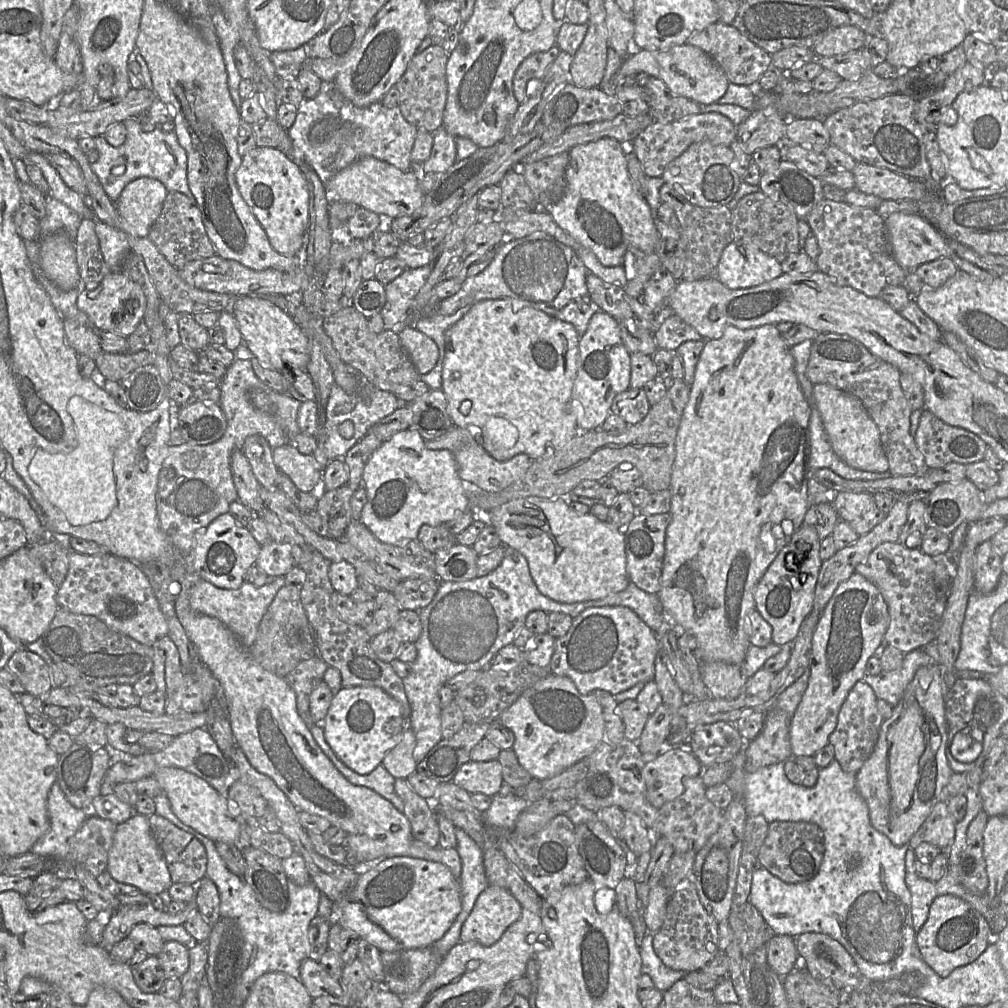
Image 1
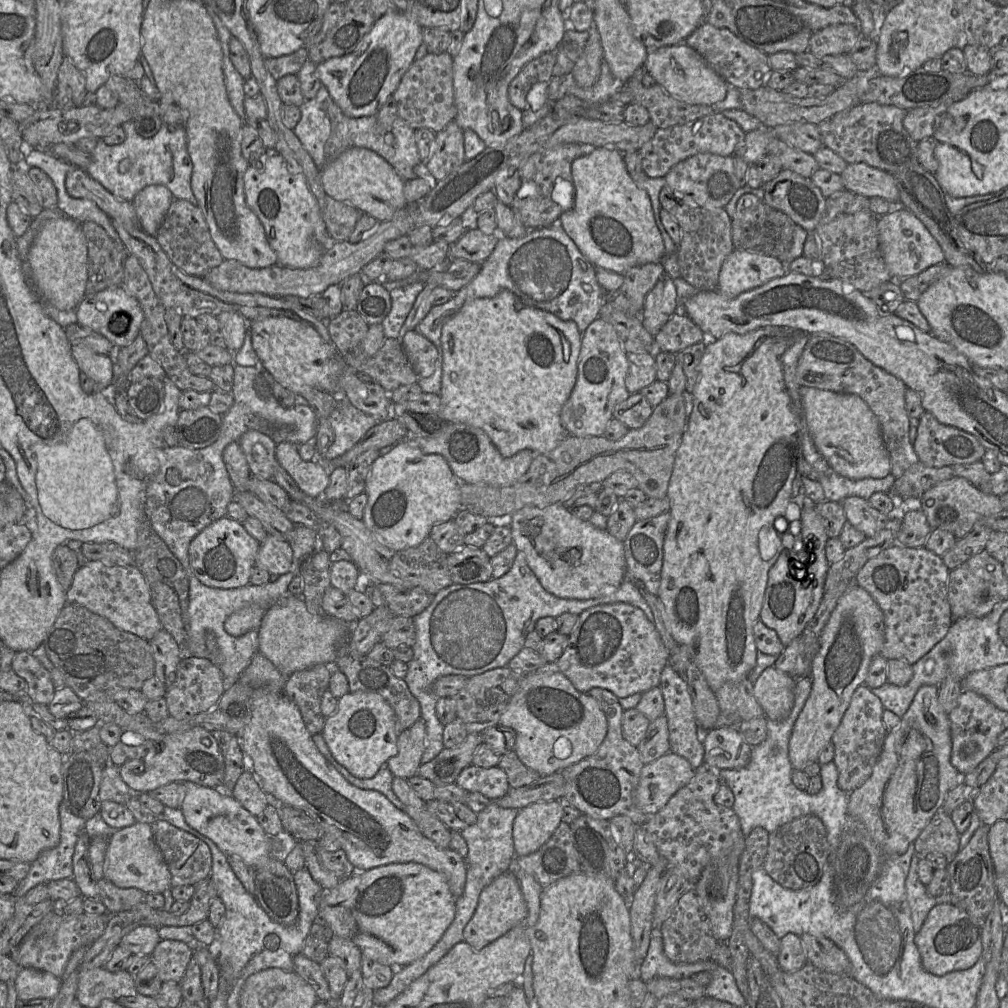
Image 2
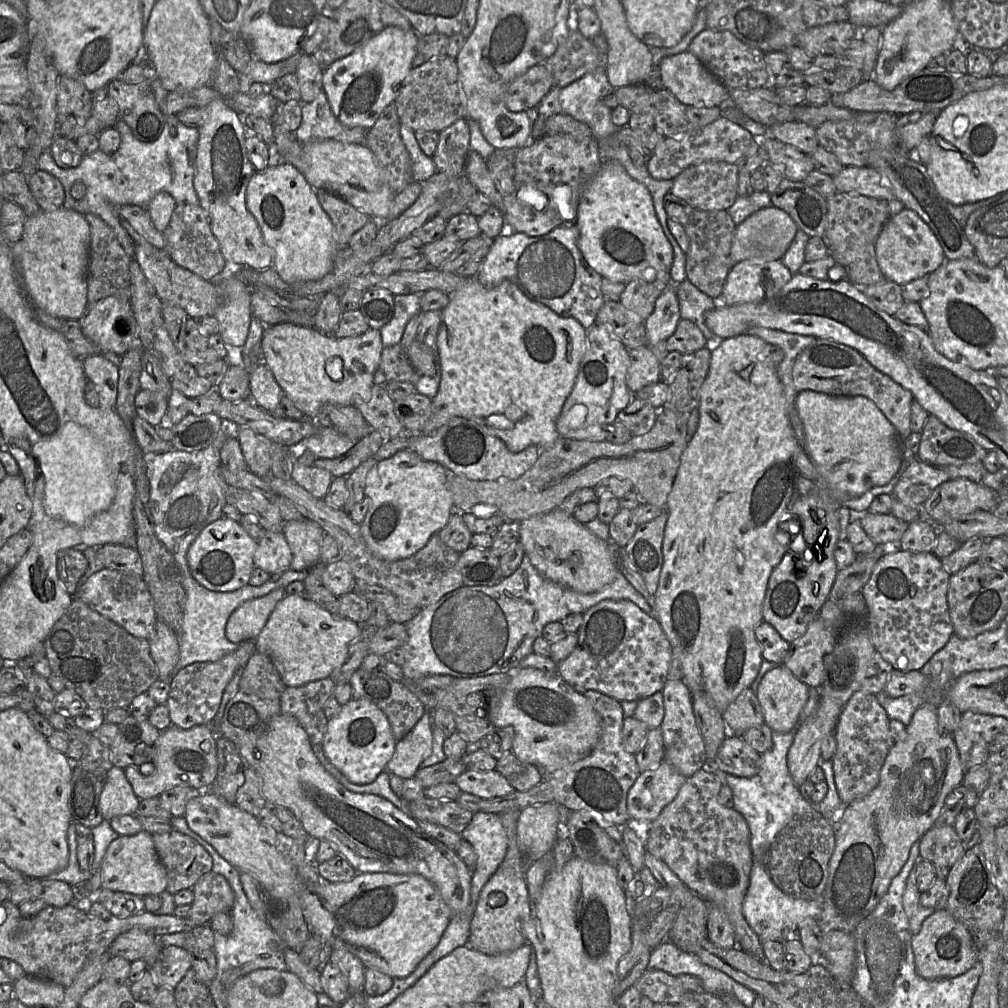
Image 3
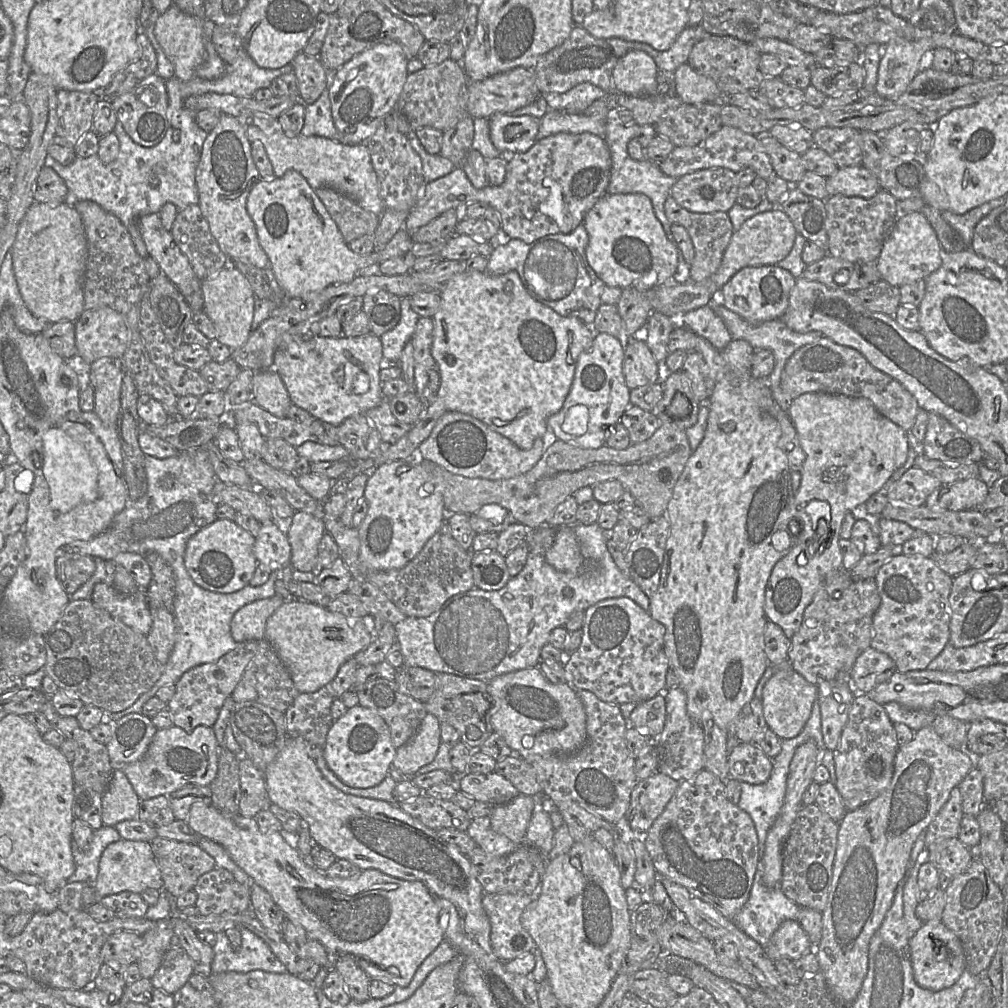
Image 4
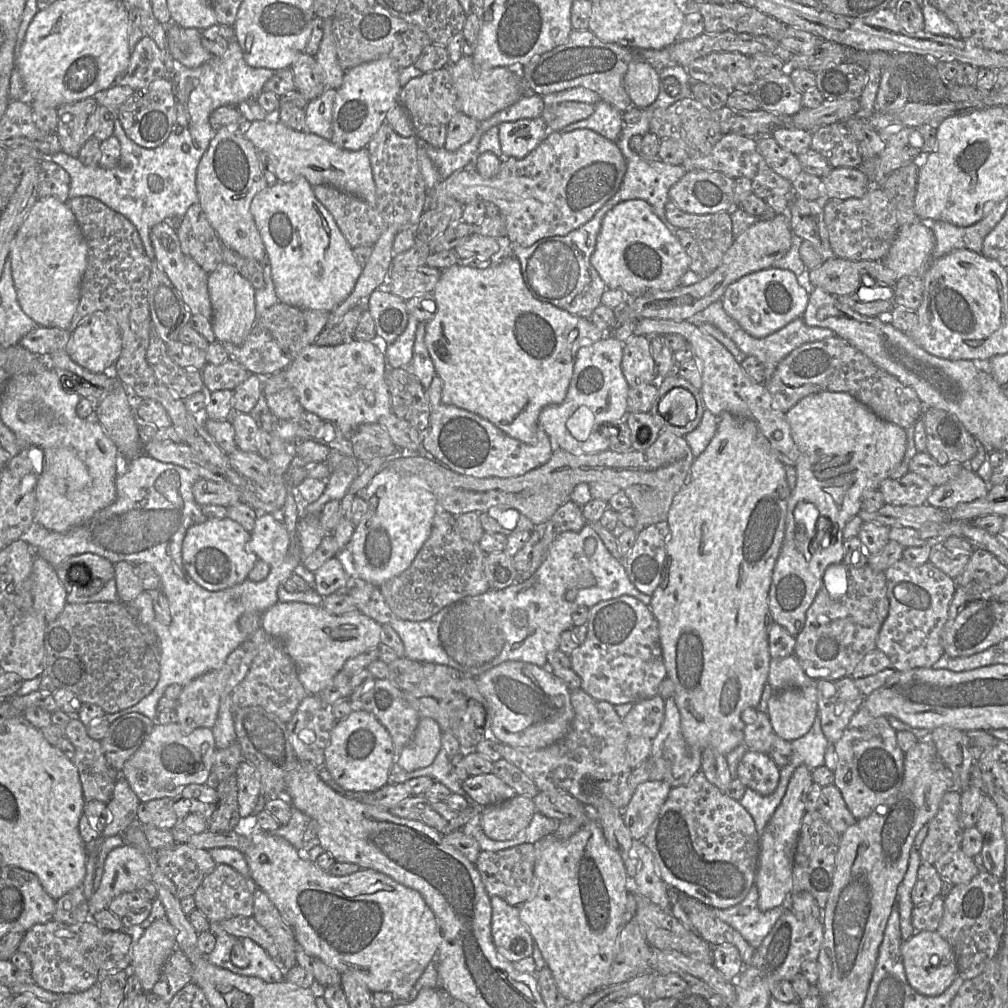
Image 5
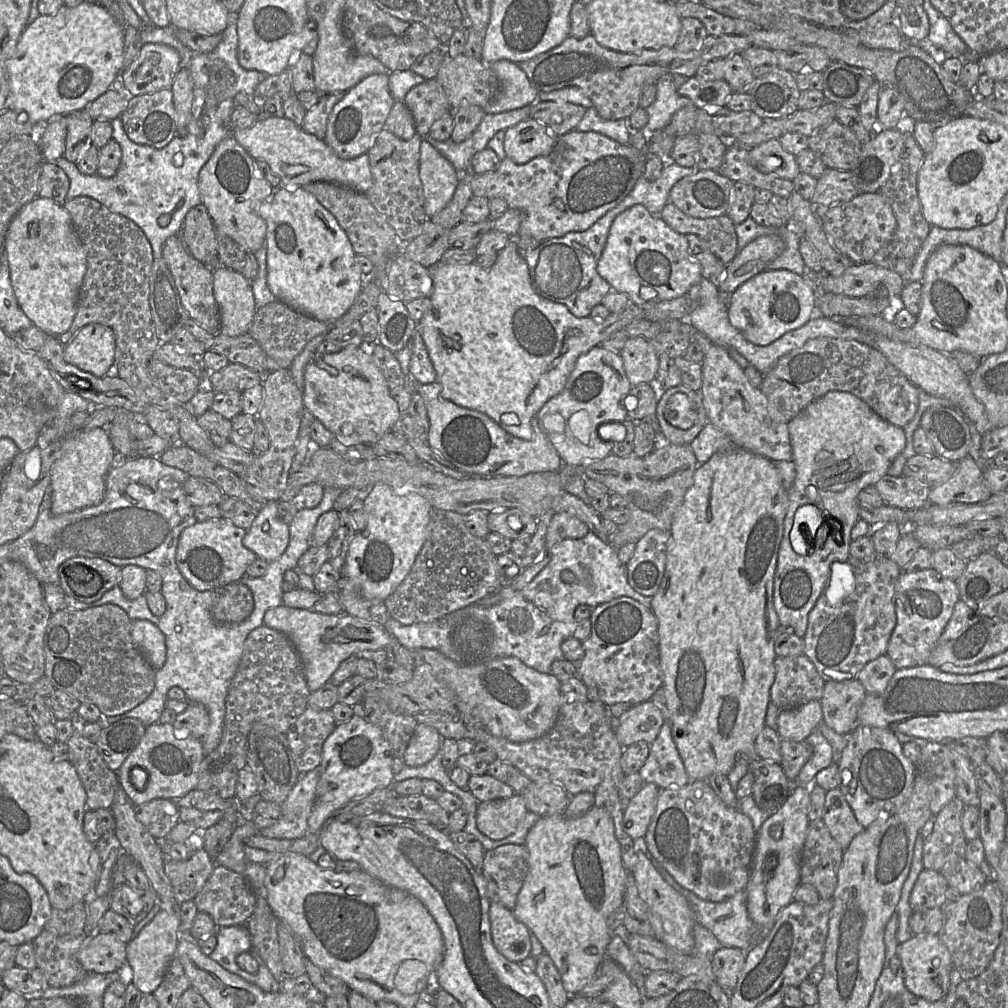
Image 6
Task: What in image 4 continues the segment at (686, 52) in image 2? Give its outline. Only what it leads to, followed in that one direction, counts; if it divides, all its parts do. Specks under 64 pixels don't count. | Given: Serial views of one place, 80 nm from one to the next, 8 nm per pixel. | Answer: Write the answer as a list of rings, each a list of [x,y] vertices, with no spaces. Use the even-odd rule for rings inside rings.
[[[688,62],[674,72],[675,94],[687,104],[712,103],[724,95],[710,78],[696,71]]]

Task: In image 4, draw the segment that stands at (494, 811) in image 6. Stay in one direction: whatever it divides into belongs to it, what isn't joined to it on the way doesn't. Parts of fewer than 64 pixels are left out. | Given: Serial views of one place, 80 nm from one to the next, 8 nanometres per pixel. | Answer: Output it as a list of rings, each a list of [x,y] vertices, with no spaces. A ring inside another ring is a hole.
[[[518,794],[511,801],[492,807],[490,812],[491,829],[504,835],[516,846],[525,841],[525,835],[531,816],[539,808],[538,796]]]

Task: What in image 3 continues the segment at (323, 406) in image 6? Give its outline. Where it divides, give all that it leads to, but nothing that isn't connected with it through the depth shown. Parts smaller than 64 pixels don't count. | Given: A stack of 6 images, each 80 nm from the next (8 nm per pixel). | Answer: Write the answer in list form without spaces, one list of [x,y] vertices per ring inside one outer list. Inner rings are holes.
[[[283,322],[266,325],[261,339],[263,362],[272,370],[277,383],[287,397],[303,412],[304,417],[310,419],[316,418],[321,406],[325,403],[354,406],[368,402],[383,348],[380,330],[373,328],[359,336],[336,338],[333,335],[321,333],[313,327]]]

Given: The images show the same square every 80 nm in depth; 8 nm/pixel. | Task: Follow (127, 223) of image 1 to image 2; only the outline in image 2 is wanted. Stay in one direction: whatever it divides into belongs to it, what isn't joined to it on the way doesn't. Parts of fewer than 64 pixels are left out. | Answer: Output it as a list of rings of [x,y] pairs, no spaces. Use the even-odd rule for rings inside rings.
[[[152,184],[140,190],[131,201],[139,226],[144,232],[156,238],[167,211],[175,197],[161,184]]]

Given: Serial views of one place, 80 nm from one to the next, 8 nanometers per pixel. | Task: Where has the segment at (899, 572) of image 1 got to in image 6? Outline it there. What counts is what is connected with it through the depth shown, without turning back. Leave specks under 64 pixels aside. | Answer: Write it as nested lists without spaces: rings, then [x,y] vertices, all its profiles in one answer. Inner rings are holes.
[[[933,568],[901,573],[894,596],[897,622],[886,651],[886,655],[896,669],[928,664],[930,654],[950,620],[959,599],[956,582],[942,577]]]

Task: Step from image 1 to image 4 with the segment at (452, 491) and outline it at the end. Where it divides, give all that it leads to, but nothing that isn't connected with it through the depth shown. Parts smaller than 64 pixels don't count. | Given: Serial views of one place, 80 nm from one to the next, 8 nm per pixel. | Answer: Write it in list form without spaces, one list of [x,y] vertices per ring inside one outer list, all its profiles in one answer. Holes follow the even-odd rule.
[[[397,460],[382,464],[368,478],[364,498],[368,501],[367,514],[358,527],[360,540],[360,558],[367,566],[377,570],[400,569],[412,560],[424,547],[427,541],[439,530],[445,520],[445,506],[441,493],[437,492],[431,482],[431,474],[418,464],[423,460]]]

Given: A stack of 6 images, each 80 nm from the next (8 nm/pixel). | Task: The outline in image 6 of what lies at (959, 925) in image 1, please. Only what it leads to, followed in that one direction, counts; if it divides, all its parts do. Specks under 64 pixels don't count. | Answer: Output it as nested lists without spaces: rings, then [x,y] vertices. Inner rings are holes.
[[[917,934],[898,943],[897,954],[901,961],[906,988],[915,996],[929,1002],[946,998],[950,987],[950,972],[954,969],[951,955],[936,934]]]

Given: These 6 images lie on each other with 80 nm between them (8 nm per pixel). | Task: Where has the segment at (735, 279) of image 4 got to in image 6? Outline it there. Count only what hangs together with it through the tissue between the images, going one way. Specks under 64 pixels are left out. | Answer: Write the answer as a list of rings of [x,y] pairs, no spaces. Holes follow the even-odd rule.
[[[764,270],[741,284],[727,300],[733,327],[751,343],[766,346],[785,333],[803,326],[812,317],[824,317],[815,305],[814,287],[790,270]]]

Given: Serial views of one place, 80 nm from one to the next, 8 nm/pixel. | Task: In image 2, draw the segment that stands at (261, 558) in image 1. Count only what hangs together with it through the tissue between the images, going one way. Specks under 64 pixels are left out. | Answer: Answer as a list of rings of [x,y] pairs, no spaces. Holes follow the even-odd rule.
[[[268,534],[256,555],[255,566],[272,575],[283,575],[296,567],[289,542]]]

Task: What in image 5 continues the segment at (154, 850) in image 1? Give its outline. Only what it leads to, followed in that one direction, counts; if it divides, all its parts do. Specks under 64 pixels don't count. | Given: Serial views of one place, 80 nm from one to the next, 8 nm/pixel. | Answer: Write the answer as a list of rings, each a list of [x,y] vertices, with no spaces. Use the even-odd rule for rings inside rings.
[[[128,844],[114,848],[105,859],[100,886],[89,899],[90,919],[95,913],[108,909],[115,897],[137,891],[147,882],[152,882],[152,876],[145,856]]]

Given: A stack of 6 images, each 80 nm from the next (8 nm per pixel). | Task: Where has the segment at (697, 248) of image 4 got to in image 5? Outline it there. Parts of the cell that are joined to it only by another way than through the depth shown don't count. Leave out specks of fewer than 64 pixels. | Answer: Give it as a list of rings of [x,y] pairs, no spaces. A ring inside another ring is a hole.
[[[668,200],[665,215],[673,229],[686,229],[692,234],[704,259],[705,275],[714,272],[734,241],[730,212],[689,214]]]

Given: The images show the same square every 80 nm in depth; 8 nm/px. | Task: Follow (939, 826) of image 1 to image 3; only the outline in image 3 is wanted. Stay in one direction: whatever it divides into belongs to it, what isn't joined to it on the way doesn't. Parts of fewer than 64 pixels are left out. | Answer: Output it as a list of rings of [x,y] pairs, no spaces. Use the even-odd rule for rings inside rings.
[[[933,826],[919,839],[919,857],[951,868],[965,853],[954,826]]]

